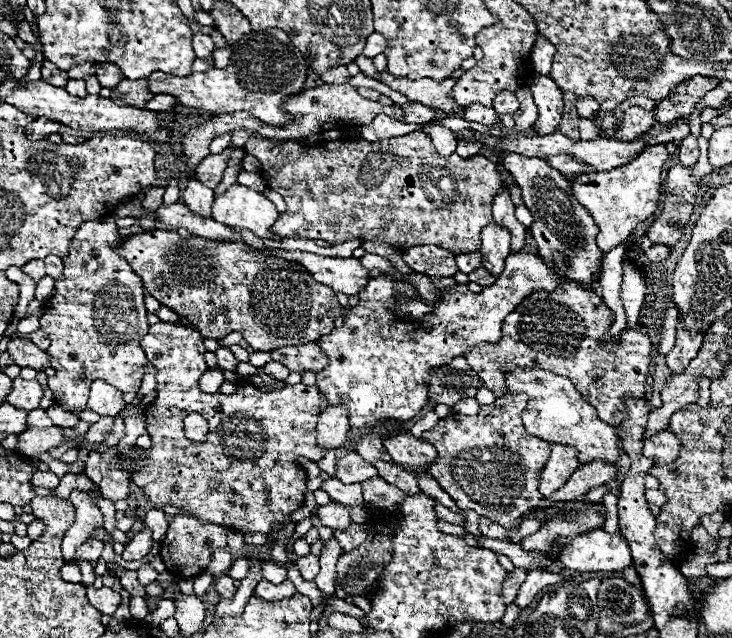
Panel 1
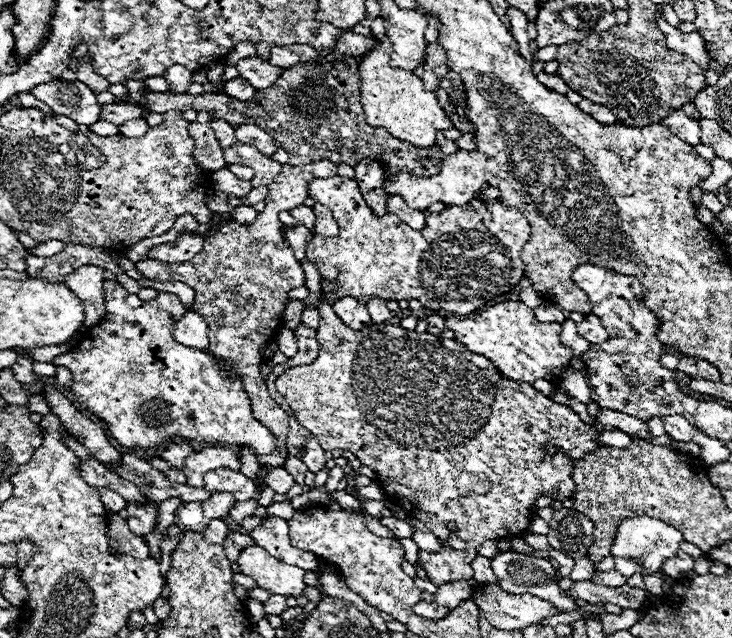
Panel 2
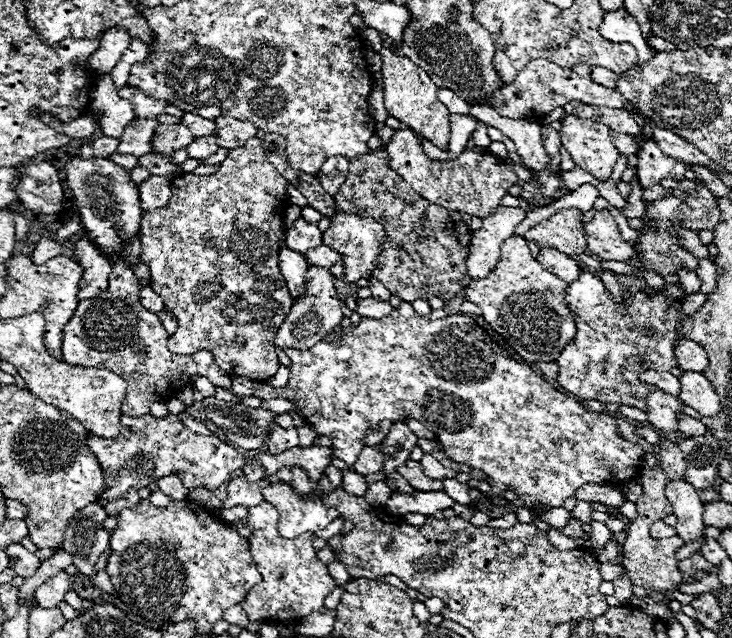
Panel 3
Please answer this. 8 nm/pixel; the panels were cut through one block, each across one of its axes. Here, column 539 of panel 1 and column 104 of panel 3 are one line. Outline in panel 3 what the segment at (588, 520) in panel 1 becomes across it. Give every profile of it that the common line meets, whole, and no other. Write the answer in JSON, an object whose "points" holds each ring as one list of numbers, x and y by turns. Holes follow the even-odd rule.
{"points":[[92,502,78,510,64,530,62,548,72,556,74,566,84,576,94,576,94,564,100,554,110,546,110,534,102,528,106,512,100,504]]}

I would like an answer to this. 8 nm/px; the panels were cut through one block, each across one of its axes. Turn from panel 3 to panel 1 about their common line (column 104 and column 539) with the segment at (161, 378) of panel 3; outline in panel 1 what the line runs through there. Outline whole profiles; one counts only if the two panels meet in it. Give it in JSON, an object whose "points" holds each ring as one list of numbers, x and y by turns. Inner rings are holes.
{"points":[[562,282,554,292,538,292,530,294,518,304,518,310,514,310,508,318,504,318,502,326,502,338,496,344,480,344,464,358,470,362,472,370,484,380,486,388,490,388,496,396,506,394,506,370,514,368,528,368,528,370,550,370,558,376,566,376,572,380,576,390,596,408,598,416,612,424,620,426,620,422,626,418,626,406,622,402,624,396,644,396,646,392,646,376,650,366,650,352,652,352,652,340,646,334,640,334,636,330,628,330,622,336,622,342,614,348,614,342,608,342,600,346,600,338,608,332,608,328,614,322,614,314,608,310,608,306,598,298,594,292,588,292,580,288,574,282]]}

